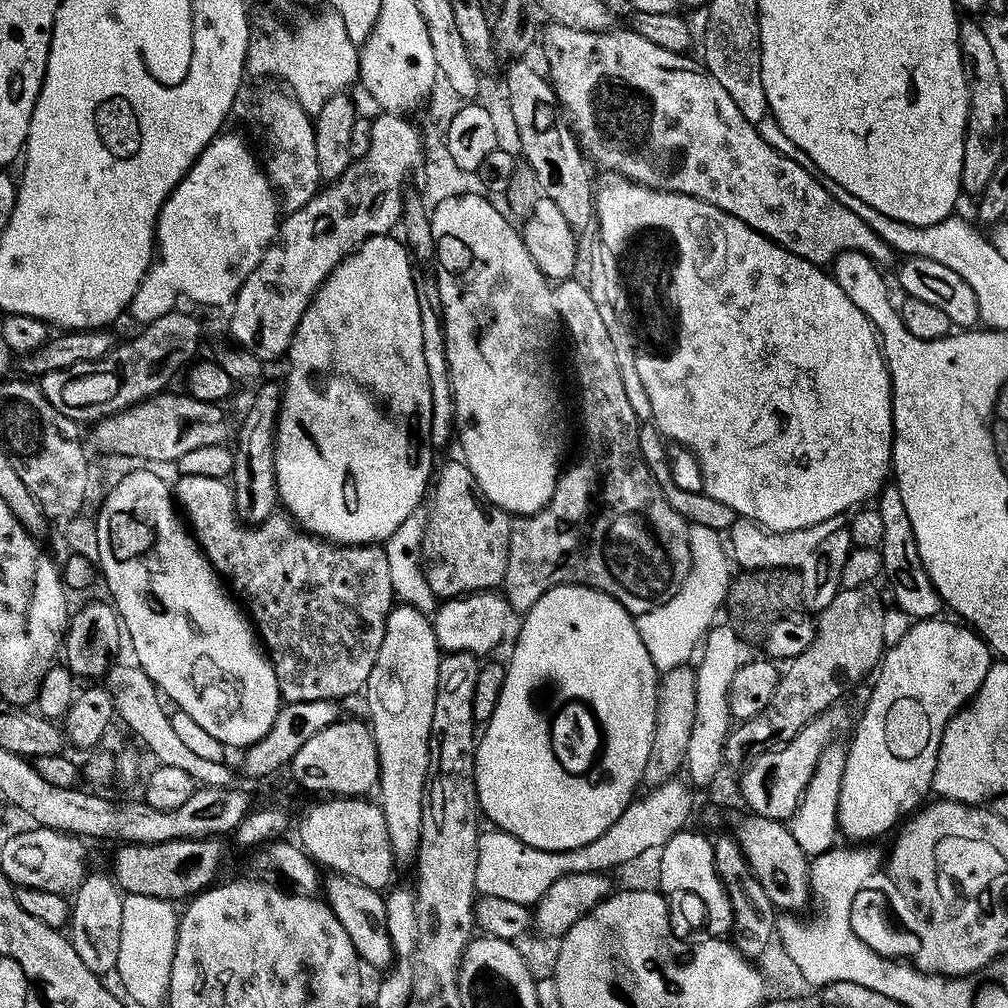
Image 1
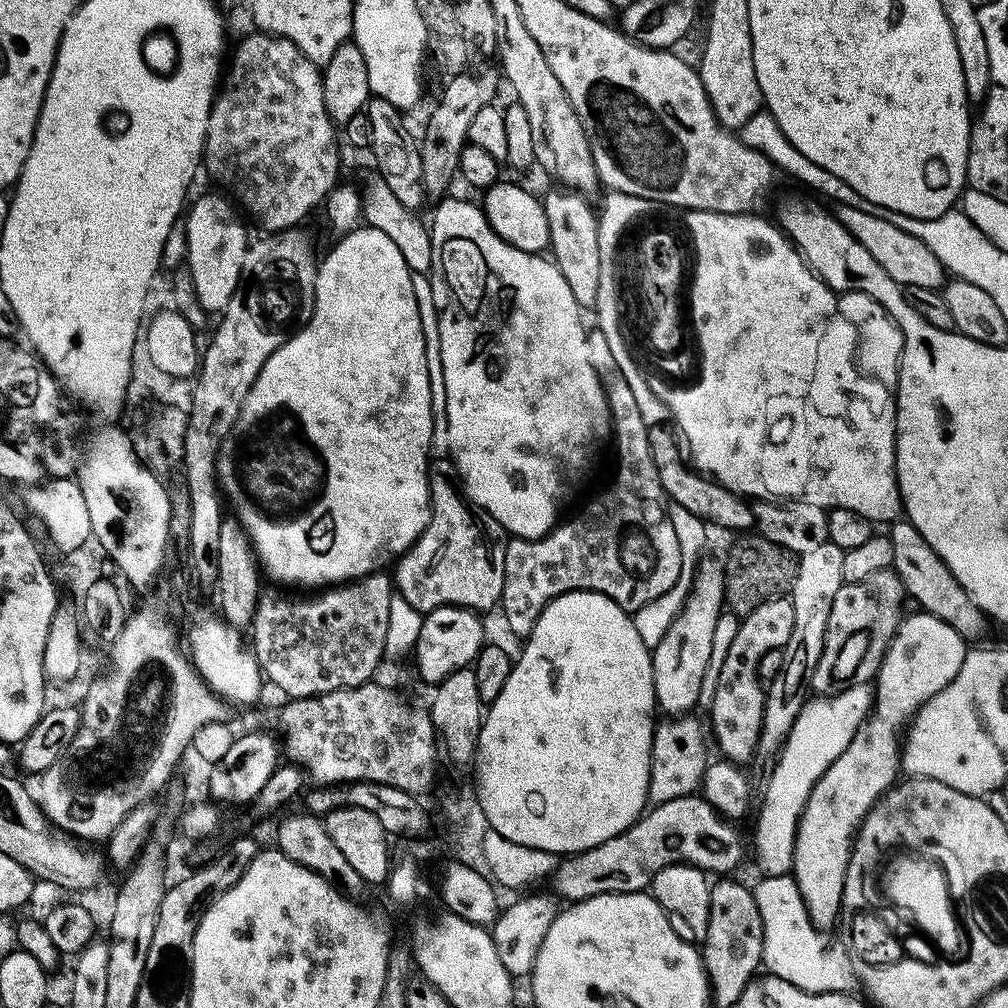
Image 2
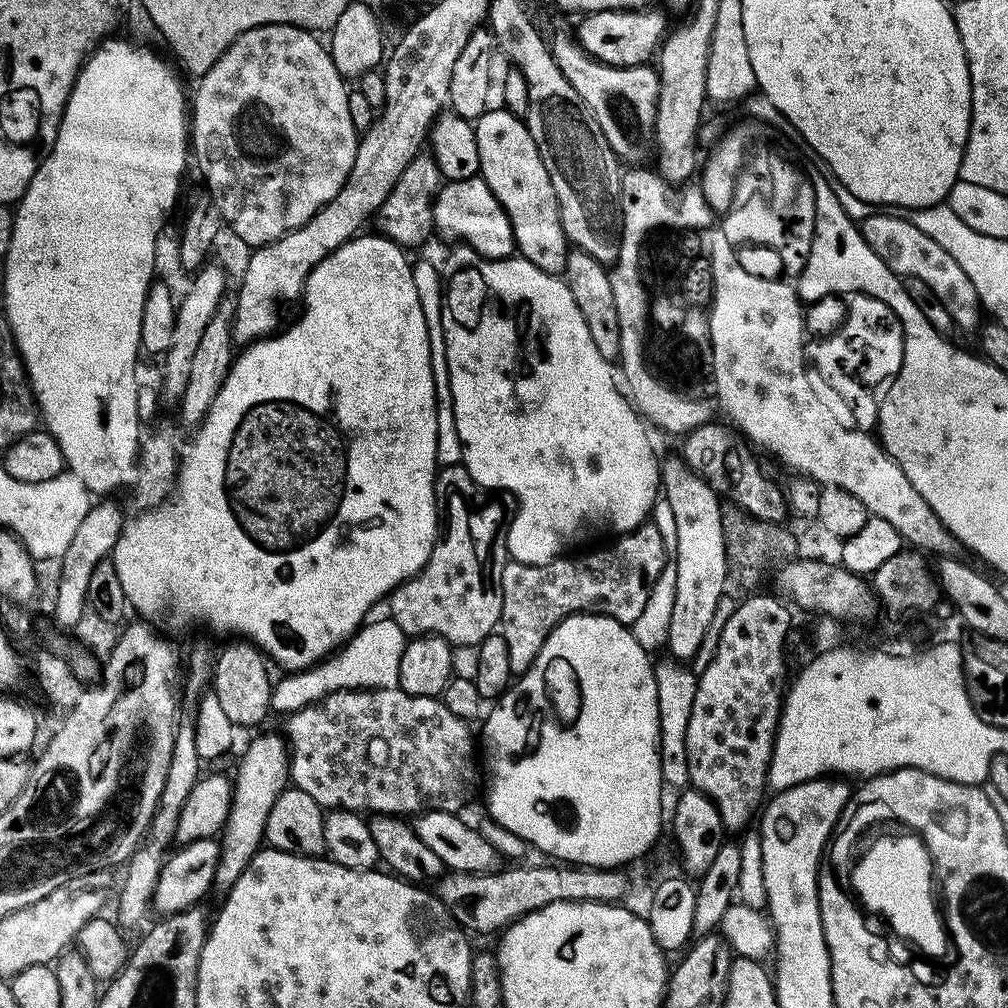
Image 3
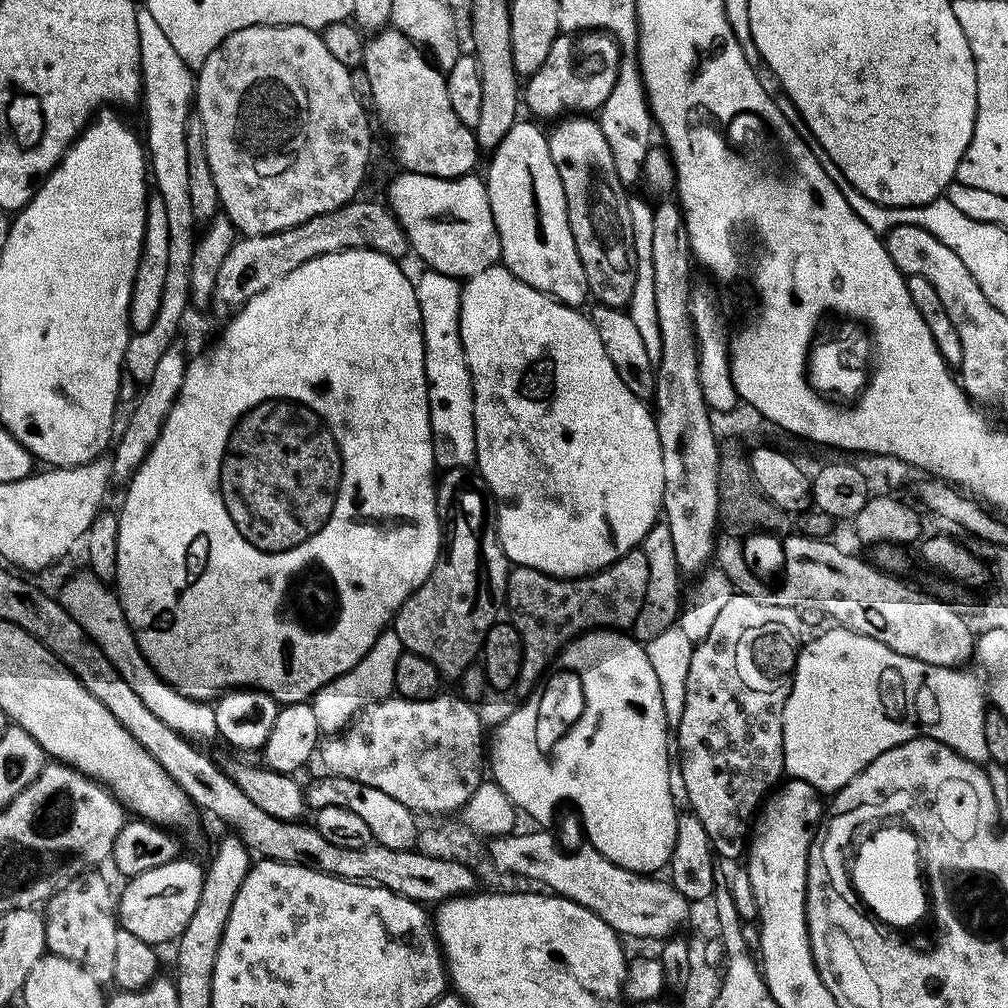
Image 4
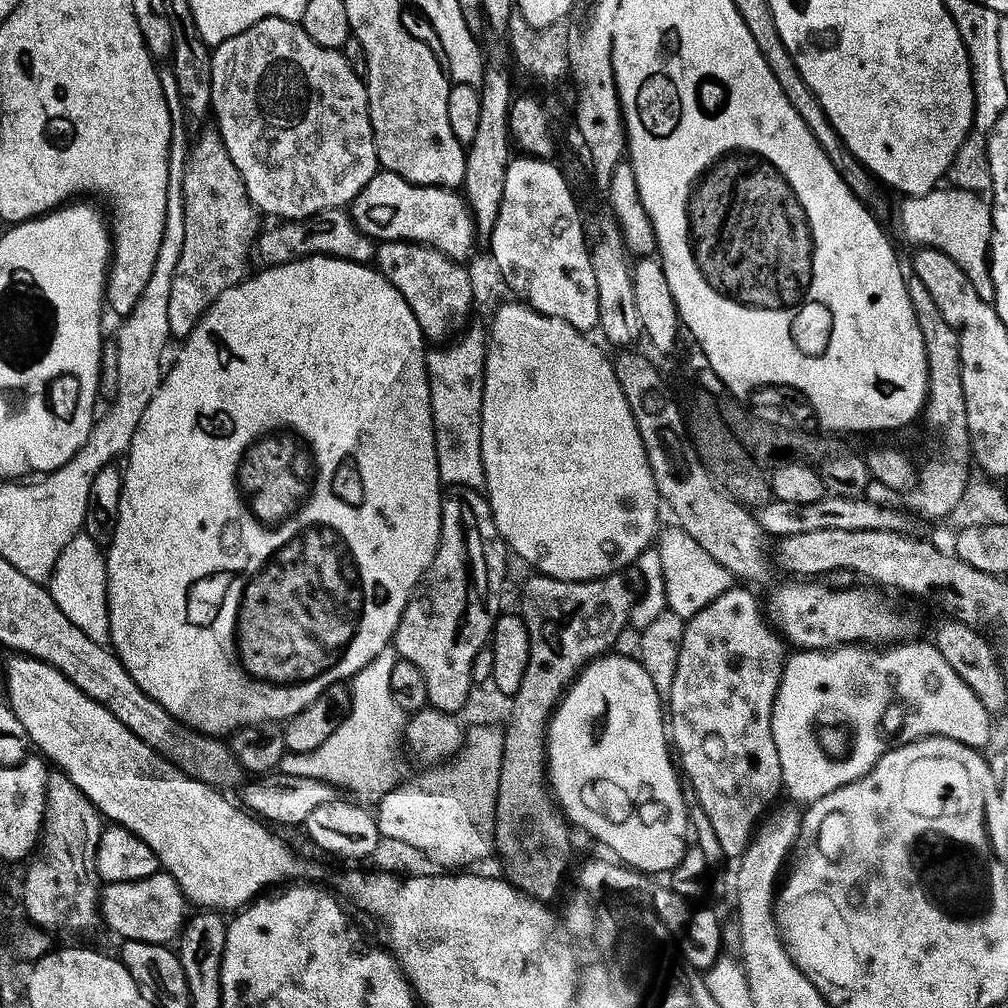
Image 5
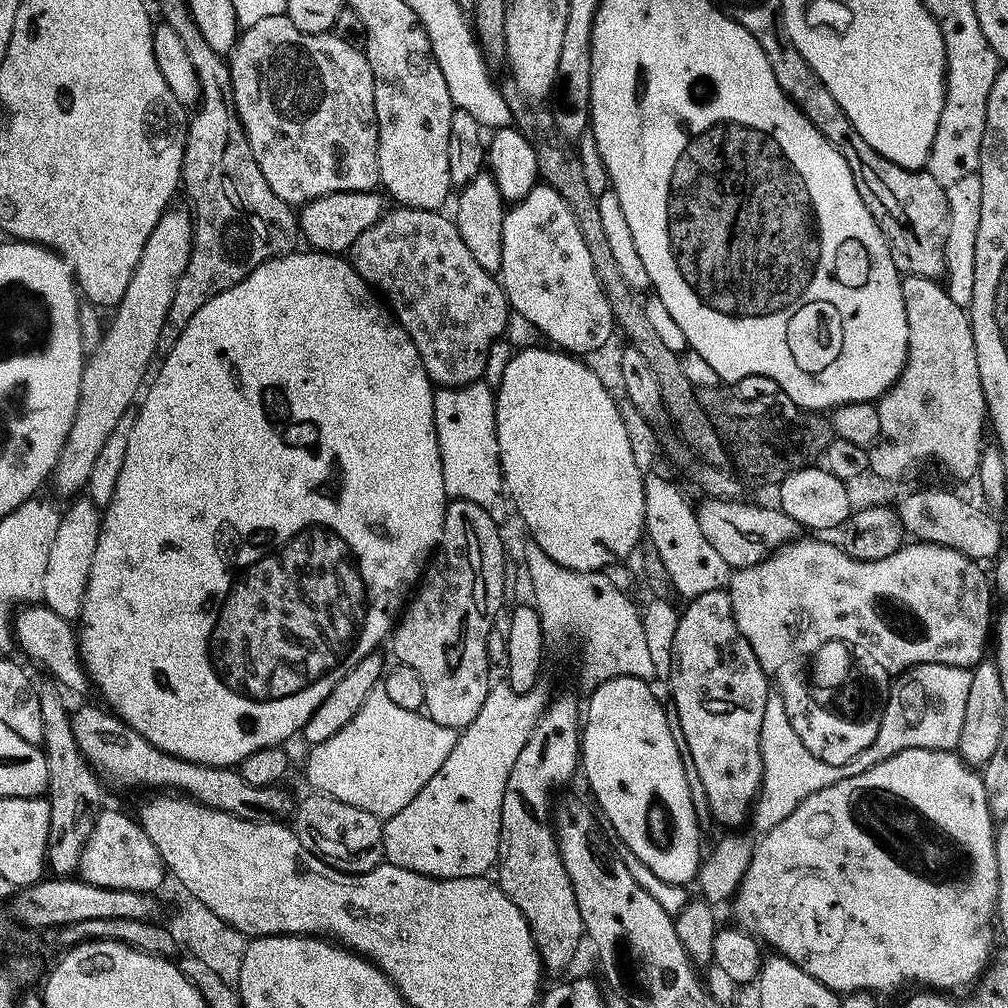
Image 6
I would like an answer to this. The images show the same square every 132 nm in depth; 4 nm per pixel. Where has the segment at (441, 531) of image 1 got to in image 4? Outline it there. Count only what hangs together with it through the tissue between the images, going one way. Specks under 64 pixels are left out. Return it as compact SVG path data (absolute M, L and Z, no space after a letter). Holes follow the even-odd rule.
M466 468L447 469L439 477L436 486L436 508L440 511L442 525L441 554L426 582L415 588L404 605L396 611L394 631L405 652L413 652L429 660L439 670L441 677L459 678L481 655L487 631L497 624L508 591L510 562L504 557L500 539L496 536L489 493L475 471Z

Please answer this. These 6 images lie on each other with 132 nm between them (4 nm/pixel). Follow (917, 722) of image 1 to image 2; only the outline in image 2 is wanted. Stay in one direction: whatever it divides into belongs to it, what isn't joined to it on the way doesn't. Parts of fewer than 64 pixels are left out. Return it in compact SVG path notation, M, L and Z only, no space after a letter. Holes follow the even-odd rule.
M916 610L916 613L905 615L900 621L898 630L894 634L894 638L889 642L886 654L880 663L880 671L877 672L874 681L874 703L872 711L869 712L867 718L858 726L858 730L854 734L854 738L850 742L850 746L846 746L846 750L842 750L842 754L834 763L828 767L826 774L822 774L822 778L818 778L818 782L814 786L814 790L810 790L810 798L804 807L804 813L800 816L800 821L796 827L796 842L794 844L794 854L792 855L792 870L791 875L795 877L798 890L801 891L801 896L804 899L805 906L808 908L809 918L812 920L813 926L821 930L829 930L836 924L836 915L842 912L842 905L844 903L844 875L848 869L848 859L852 853L852 842L856 838L856 833L864 819L868 816L868 812L875 804L879 804L884 793L897 783L898 775L902 768L902 744L898 739L896 740L896 728L903 729L905 726L911 724L912 719L916 717L916 712L927 702L930 698L934 698L934 694L938 694L938 690L942 690L946 686L950 686L950 682L954 682L954 678L958 678L958 670L962 670L964 659L970 655L969 645L966 643L963 636L958 634L958 630L954 630L954 626L950 626L946 622L942 622L942 618L931 616L929 612L923 610Z

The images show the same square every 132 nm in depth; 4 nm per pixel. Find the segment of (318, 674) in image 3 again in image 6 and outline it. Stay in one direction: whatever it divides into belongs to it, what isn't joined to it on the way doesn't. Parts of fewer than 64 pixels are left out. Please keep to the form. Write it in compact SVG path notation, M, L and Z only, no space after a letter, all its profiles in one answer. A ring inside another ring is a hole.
M377 686L366 694L366 702L362 702L362 710L334 734L334 738L326 738L326 742L315 745L308 756L308 765L304 768L304 776L308 779L309 789L317 793L338 798L338 802L346 802L350 806L358 806L358 810L366 810L370 814L387 818L398 814L422 786L438 772L442 762L446 762L450 750L456 745L457 729L450 726L438 726L423 711L411 712L397 706L382 686Z

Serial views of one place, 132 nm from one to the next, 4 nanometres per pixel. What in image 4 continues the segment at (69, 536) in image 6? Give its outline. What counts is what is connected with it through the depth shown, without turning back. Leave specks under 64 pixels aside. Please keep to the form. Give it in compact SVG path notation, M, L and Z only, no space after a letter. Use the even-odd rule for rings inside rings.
M81 570L77 576L70 577L61 586L60 592L58 591L58 599L61 606L70 614L70 618L74 618L74 622L78 622L78 626L82 626L82 630L86 630L88 637L100 647L102 654L106 654L106 658L110 658L114 670L118 670L121 678L130 685L130 690L134 690L134 694L138 694L138 698L142 698L146 710L150 710L150 714L154 714L154 718L166 722L166 726L170 726L170 730L174 730L180 736L185 736L191 741L215 741L217 739L218 722L216 721L215 707L211 703L195 700L182 694L174 686L166 683L149 666L148 660L136 645L134 634L126 622L126 614L120 605L120 597L105 581L99 580L87 570Z

